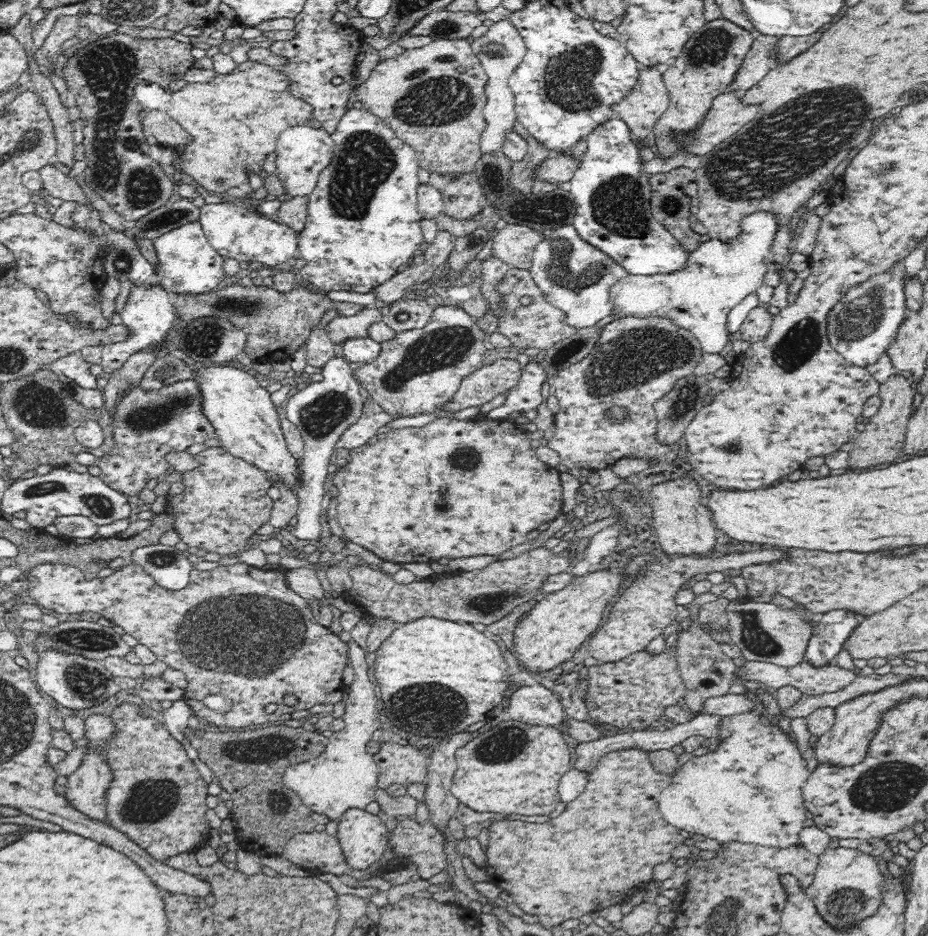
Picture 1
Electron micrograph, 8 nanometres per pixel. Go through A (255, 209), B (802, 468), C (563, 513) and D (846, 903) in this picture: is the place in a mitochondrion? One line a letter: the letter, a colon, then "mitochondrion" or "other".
A: other
B: other
C: other
D: mitochondrion

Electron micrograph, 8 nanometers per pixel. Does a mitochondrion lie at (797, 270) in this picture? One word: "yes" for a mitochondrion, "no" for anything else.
no

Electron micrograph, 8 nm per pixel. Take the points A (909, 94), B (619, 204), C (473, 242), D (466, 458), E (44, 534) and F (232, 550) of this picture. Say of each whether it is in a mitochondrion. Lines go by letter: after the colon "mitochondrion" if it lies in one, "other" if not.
A: mitochondrion
B: mitochondrion
C: other
D: mitochondrion
E: other
F: other

